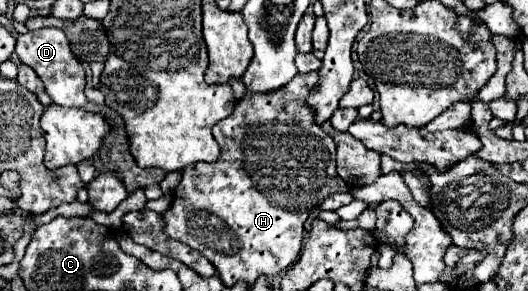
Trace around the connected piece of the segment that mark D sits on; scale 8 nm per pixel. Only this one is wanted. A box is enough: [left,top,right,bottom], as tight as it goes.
[16,28,126,146]

